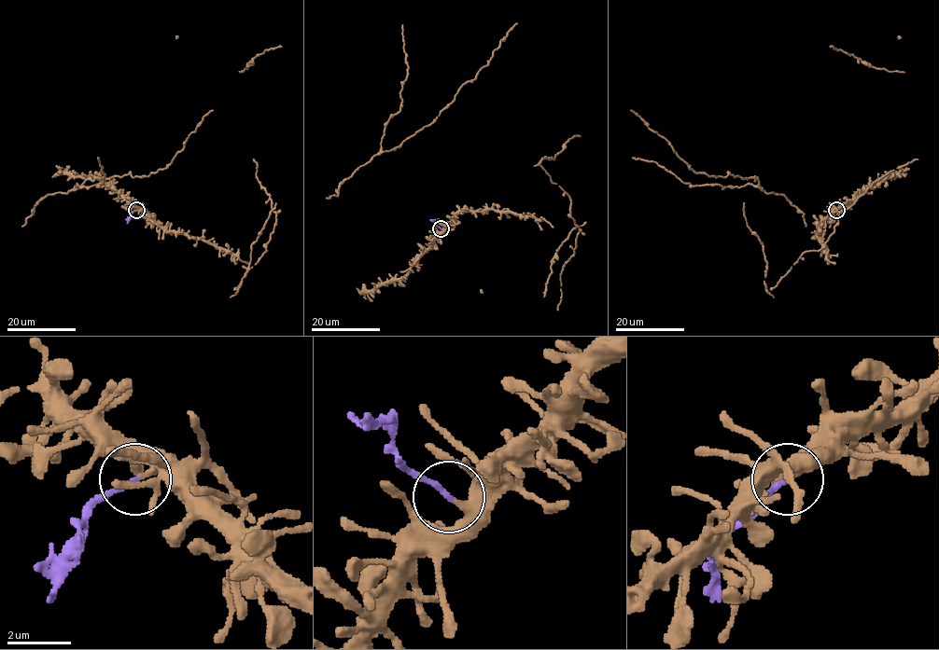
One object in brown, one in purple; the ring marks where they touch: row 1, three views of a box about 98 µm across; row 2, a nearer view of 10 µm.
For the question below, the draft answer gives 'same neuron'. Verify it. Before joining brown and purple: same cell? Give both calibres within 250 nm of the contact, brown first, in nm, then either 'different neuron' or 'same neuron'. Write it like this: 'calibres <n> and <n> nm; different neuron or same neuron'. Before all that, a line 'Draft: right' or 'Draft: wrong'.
Draft: wrong
calibres 360 and 160 nm; different neuron

